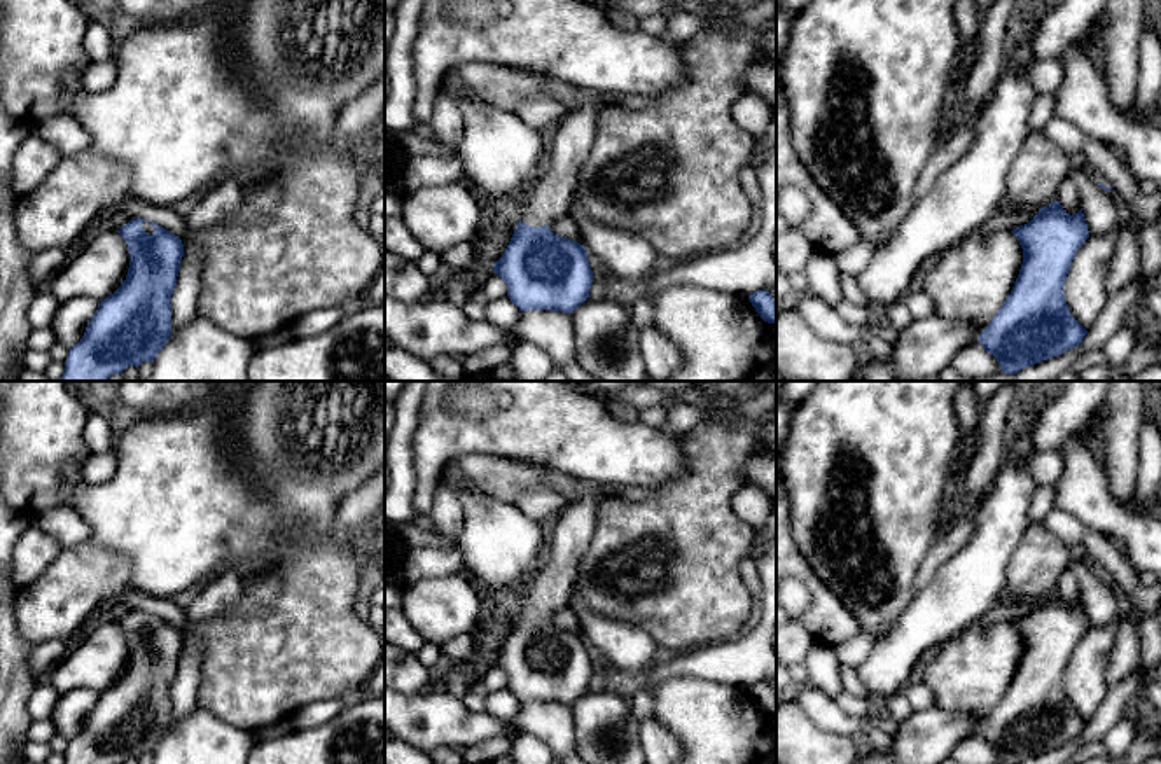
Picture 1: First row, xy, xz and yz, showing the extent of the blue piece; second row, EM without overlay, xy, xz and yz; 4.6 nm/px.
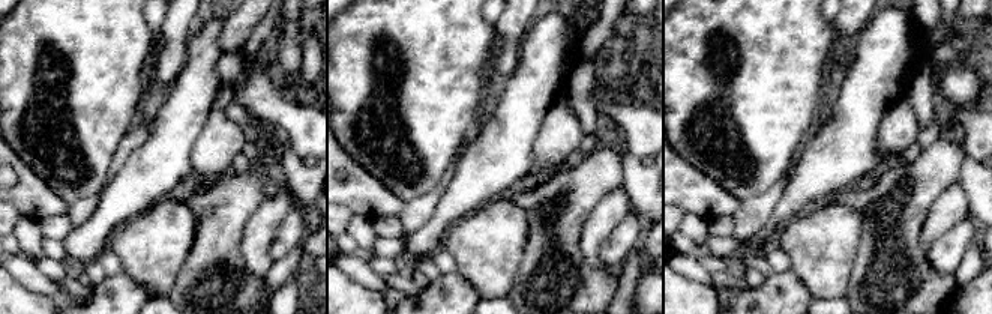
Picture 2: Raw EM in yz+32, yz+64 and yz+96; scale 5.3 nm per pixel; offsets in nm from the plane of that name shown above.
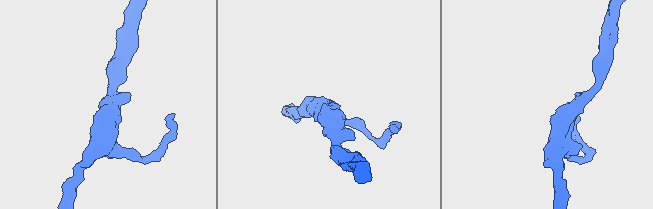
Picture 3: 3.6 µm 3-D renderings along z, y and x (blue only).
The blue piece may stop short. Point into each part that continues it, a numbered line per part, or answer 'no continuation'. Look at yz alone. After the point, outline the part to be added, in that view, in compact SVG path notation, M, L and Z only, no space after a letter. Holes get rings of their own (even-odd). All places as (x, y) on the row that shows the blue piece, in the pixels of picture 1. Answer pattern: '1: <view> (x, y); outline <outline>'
no continuation

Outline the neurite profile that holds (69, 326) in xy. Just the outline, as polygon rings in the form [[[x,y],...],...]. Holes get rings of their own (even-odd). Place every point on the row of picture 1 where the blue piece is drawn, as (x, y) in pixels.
[[[84,295],[61,302],[51,323],[51,330],[54,332],[58,343],[66,348],[77,344],[96,309],[98,302]]]

